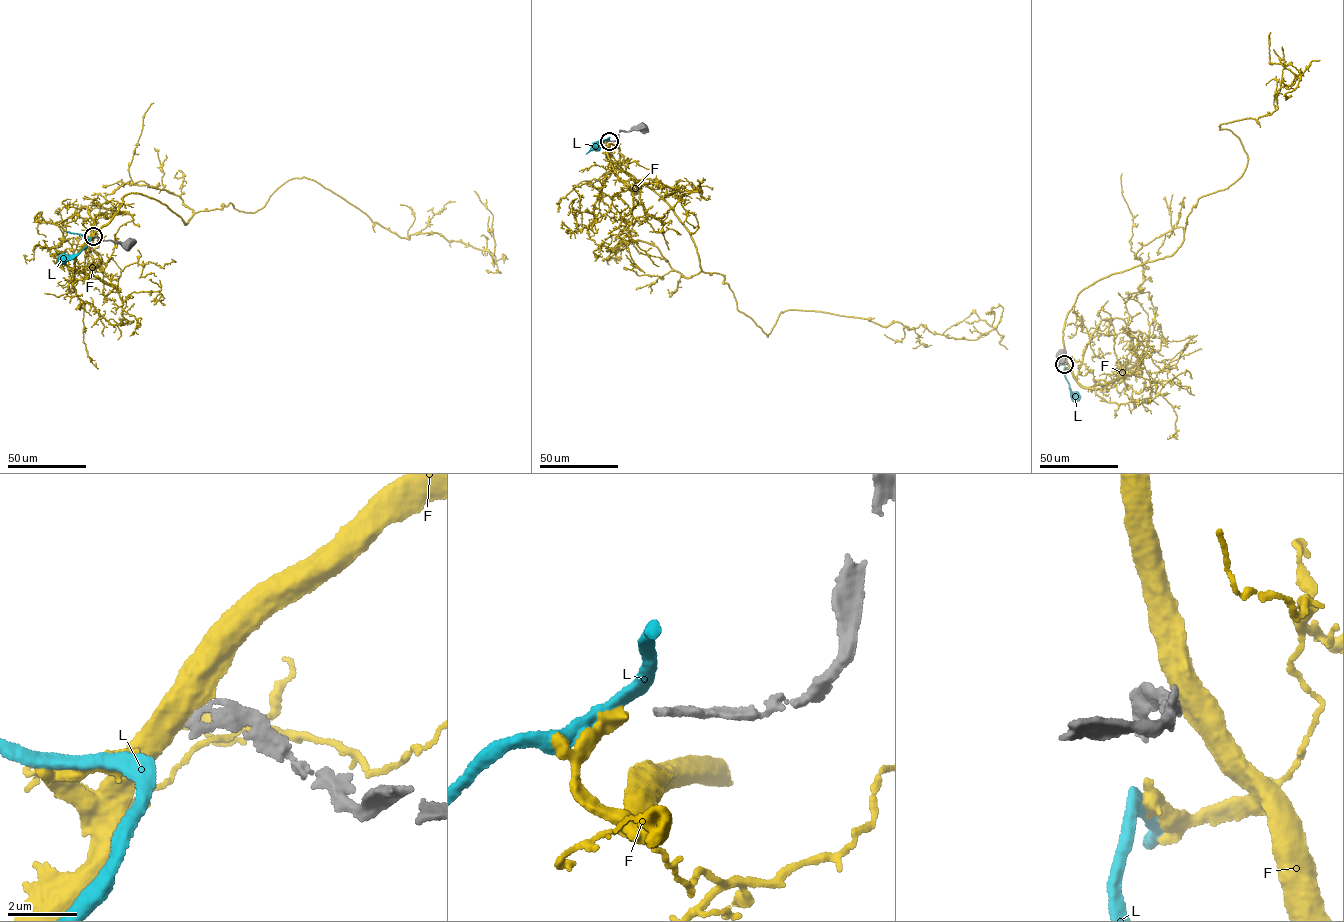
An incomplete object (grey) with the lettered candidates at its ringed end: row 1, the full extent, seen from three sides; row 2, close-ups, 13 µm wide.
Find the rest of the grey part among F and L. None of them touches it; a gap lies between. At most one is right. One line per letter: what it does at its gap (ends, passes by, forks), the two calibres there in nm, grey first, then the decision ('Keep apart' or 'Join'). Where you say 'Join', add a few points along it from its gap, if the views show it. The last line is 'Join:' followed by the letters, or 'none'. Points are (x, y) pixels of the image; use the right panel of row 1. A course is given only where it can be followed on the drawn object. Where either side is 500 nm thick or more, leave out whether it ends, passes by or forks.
F: It ends there. Thickness 260 nm (grey) against 360 nm. Join. Its course: (1065, 366), (1080, 293), (1170, 256), (1241, 176), (1220, 125), (1302, 72), (1270, 32)
L: It passes by. Thickness 260 nm (grey) against 360 nm. Keep apart
Join: F

